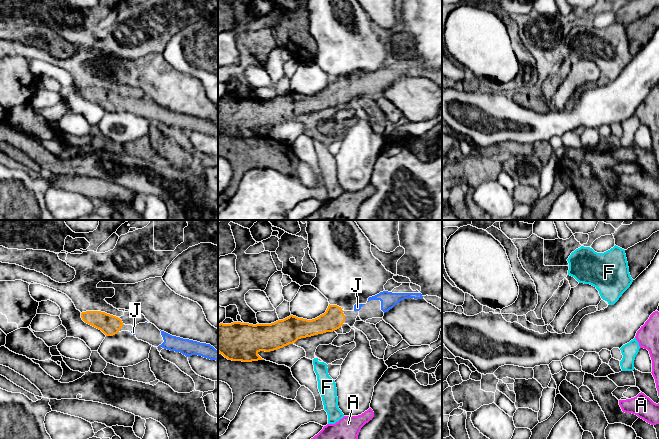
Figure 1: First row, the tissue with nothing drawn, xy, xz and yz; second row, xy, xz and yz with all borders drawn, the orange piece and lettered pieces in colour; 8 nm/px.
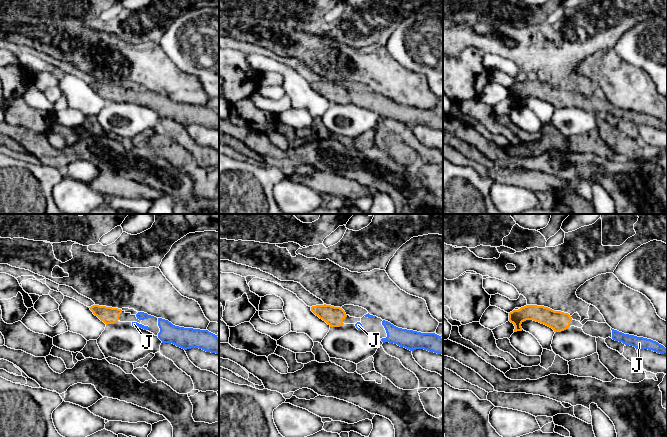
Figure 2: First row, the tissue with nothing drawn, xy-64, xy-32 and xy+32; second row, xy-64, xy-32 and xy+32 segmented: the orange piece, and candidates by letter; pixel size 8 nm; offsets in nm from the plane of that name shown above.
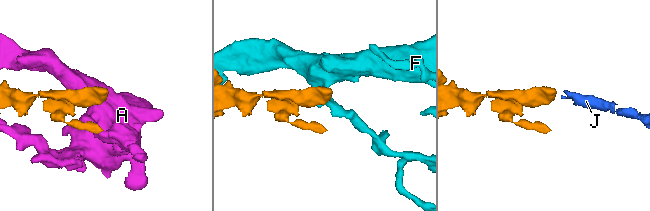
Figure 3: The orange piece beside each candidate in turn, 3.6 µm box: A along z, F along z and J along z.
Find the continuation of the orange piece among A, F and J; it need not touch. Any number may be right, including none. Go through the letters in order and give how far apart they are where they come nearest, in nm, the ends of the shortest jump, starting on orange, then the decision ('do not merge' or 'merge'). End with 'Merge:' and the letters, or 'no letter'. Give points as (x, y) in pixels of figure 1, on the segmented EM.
A: 700 nm | xz (332, 331), (369, 408) | do not merge
F: 180 nm | xz (310, 336), (314, 358) | do not merge
J: 90 nm | xy (123, 324), (131, 331) | merge
Merge: J

